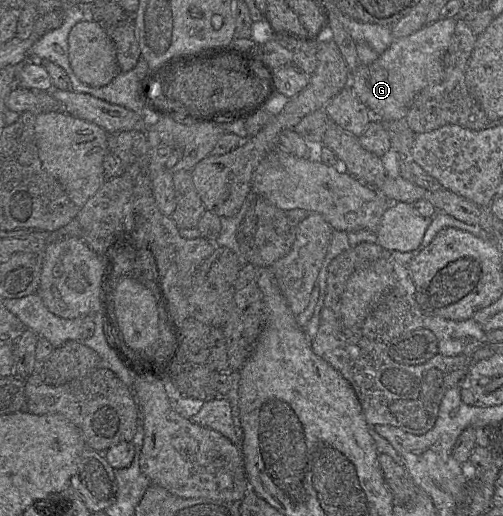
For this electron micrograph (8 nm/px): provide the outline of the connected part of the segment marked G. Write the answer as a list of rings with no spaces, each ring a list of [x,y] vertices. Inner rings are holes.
[[[442,18],[426,24],[418,31],[399,39],[371,64],[360,64],[350,72],[355,96],[368,107],[376,120],[389,123],[404,120],[416,95],[443,79],[443,57],[451,42],[456,18]]]

